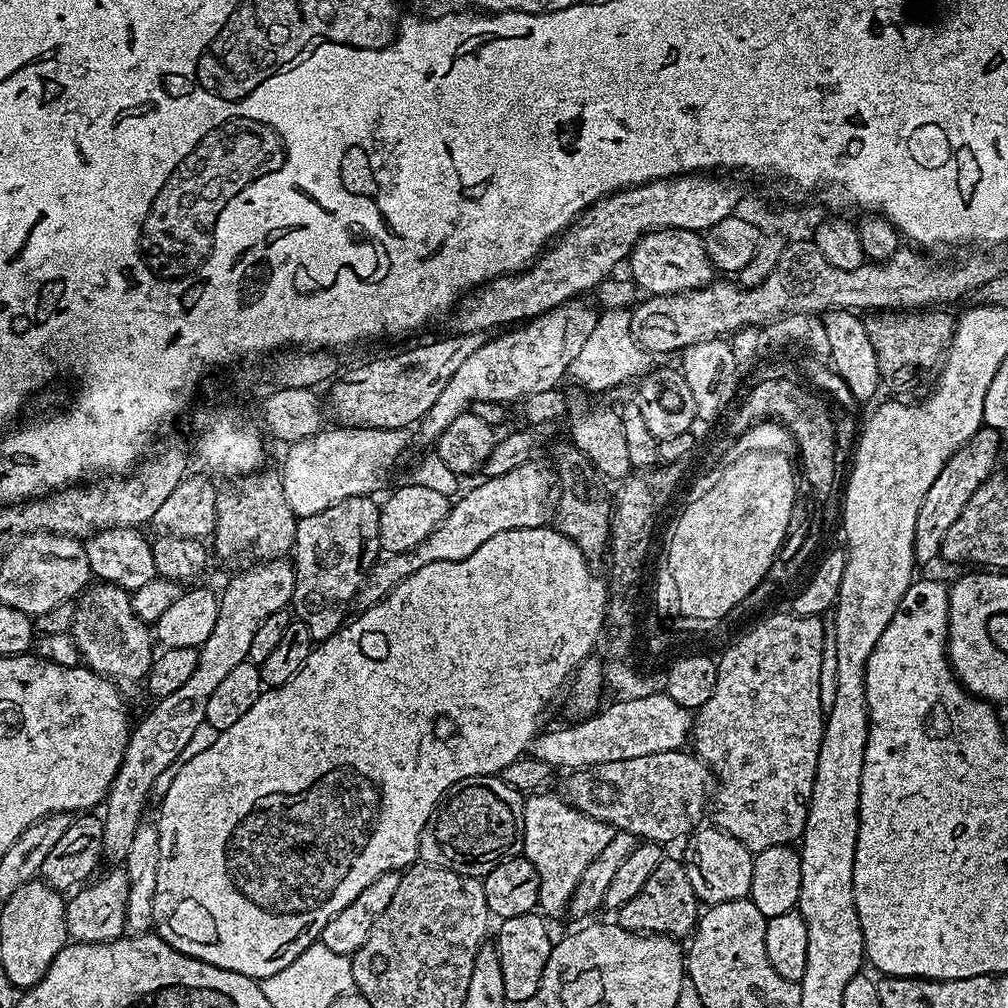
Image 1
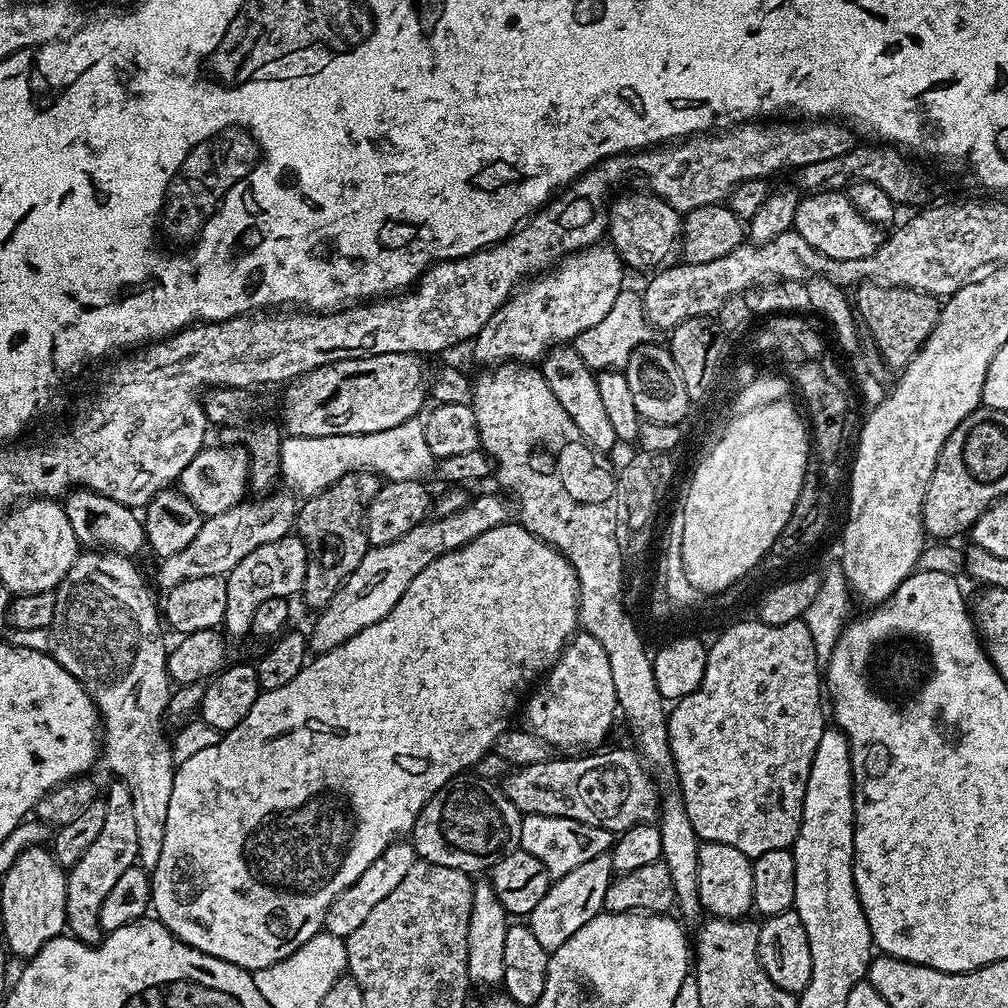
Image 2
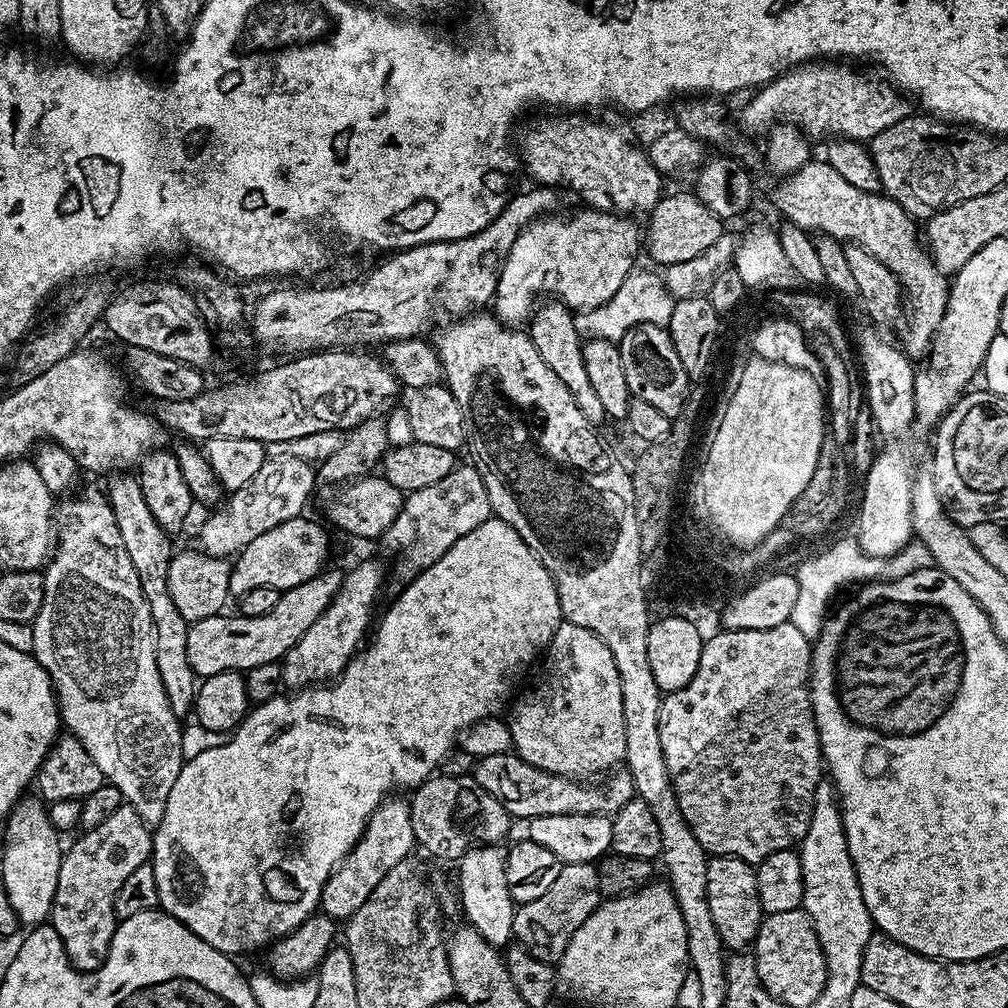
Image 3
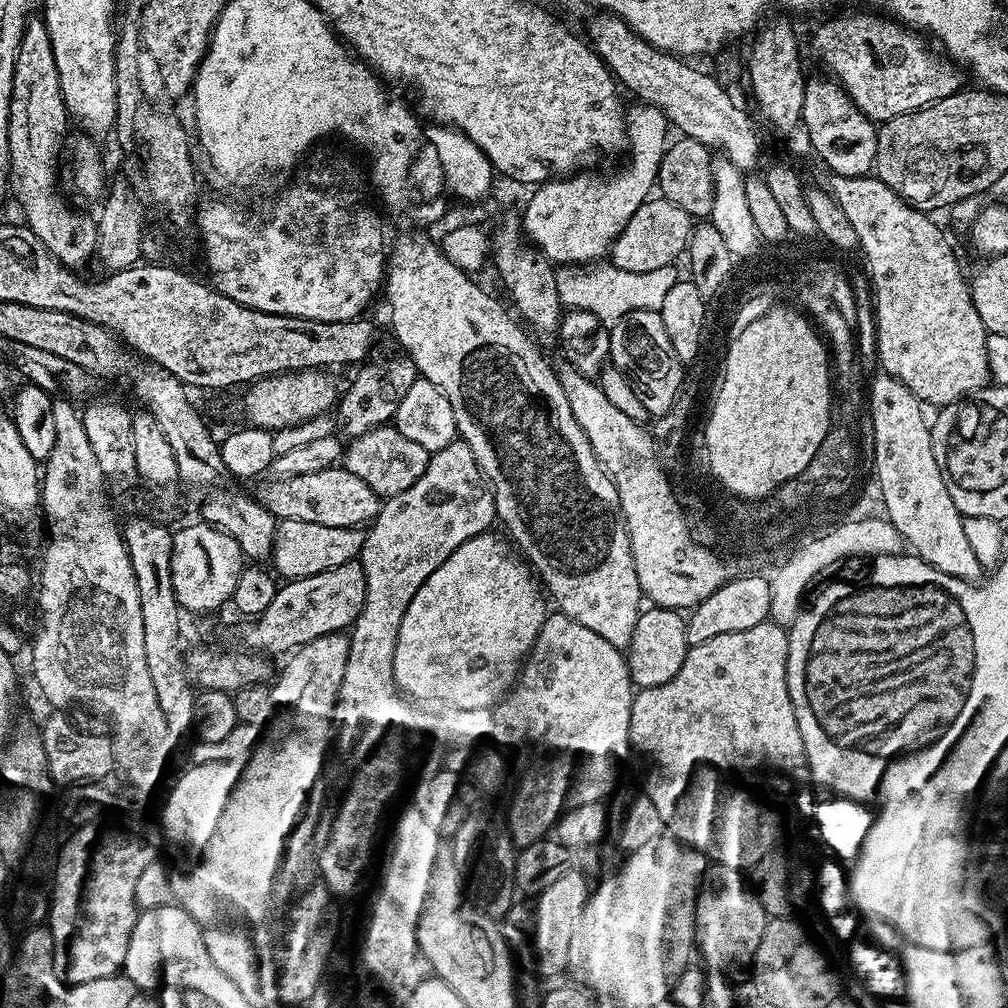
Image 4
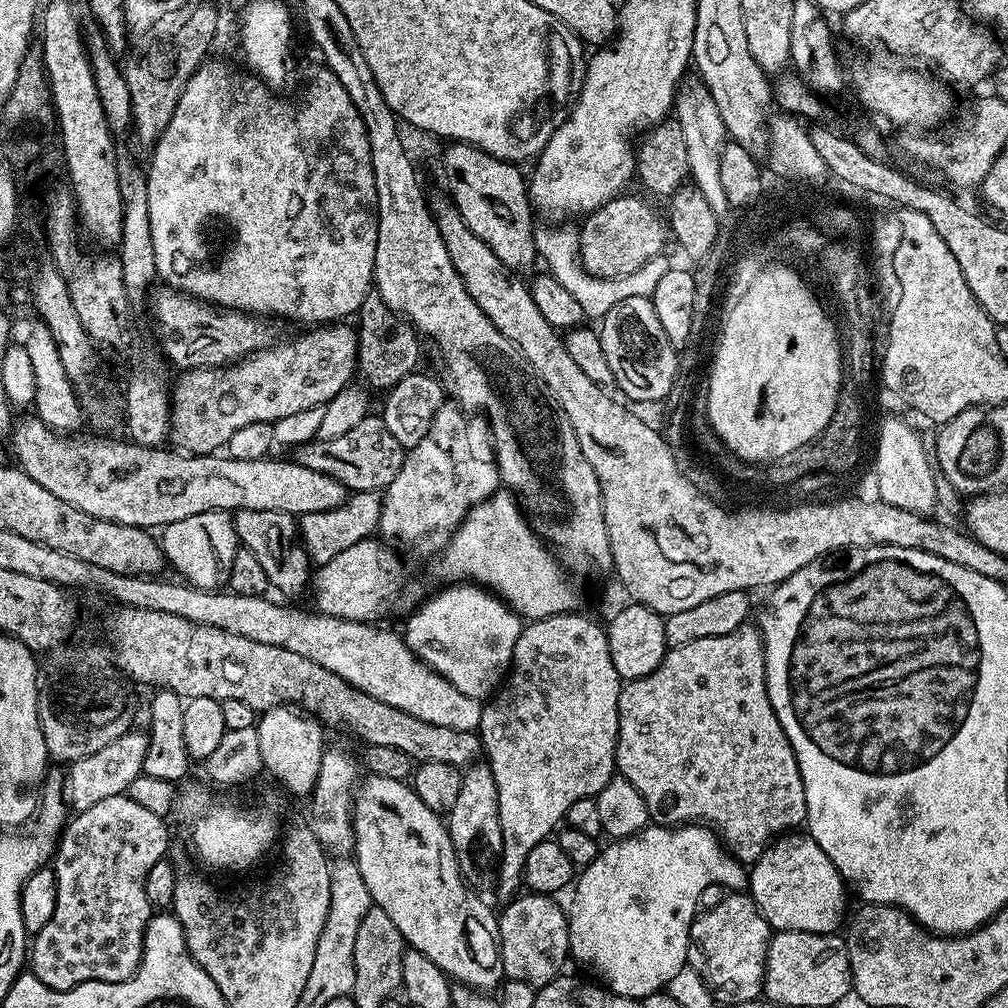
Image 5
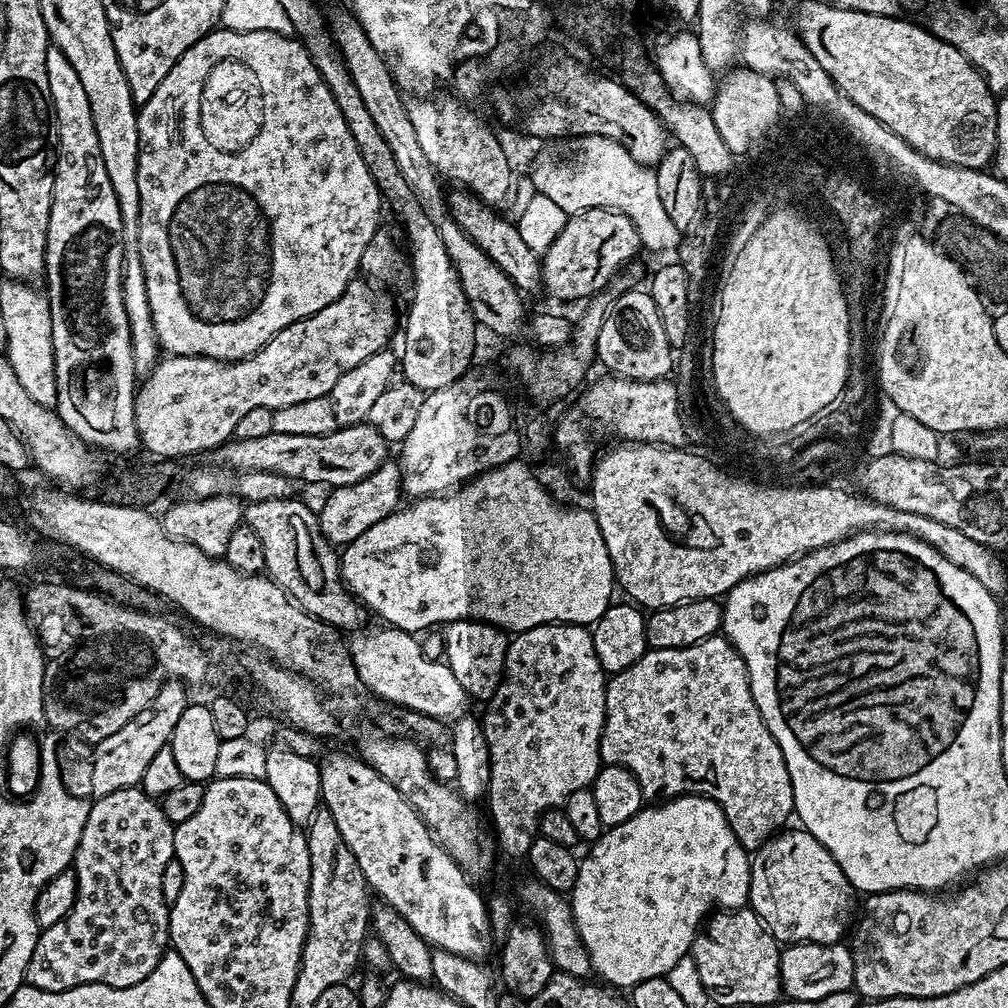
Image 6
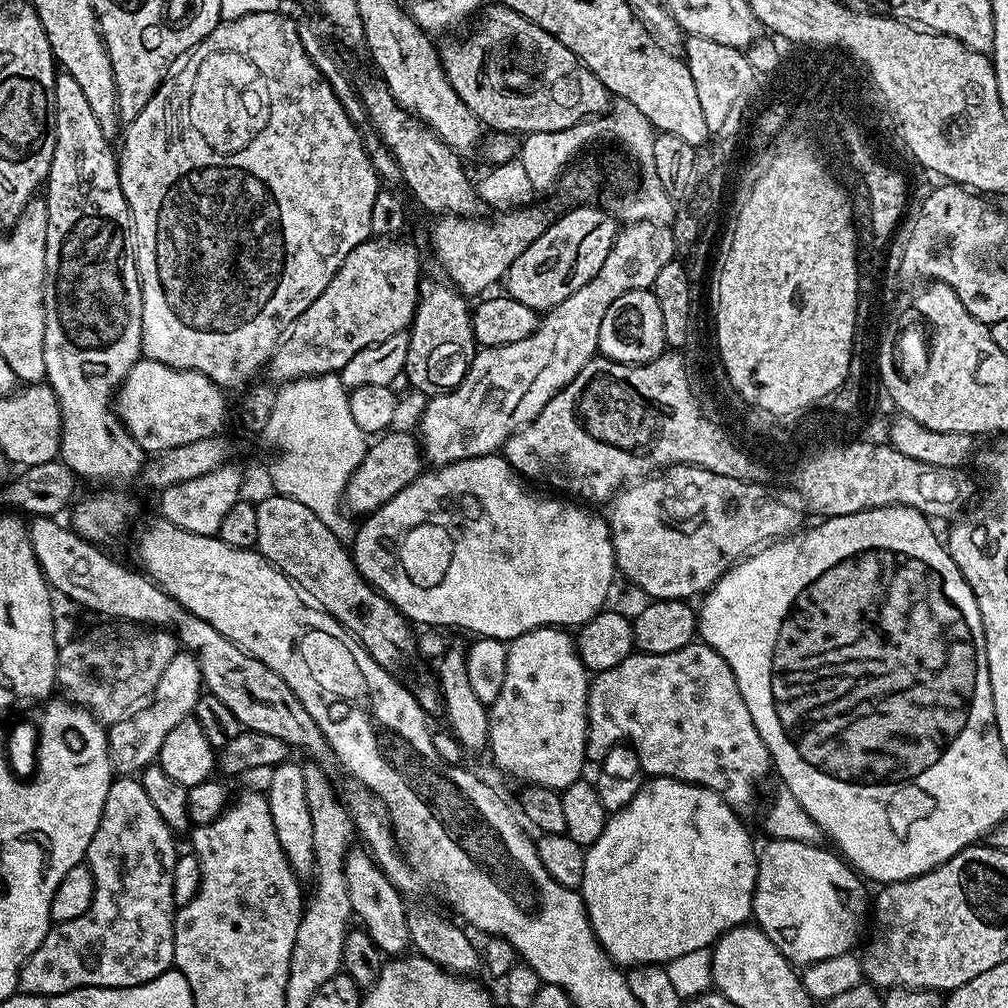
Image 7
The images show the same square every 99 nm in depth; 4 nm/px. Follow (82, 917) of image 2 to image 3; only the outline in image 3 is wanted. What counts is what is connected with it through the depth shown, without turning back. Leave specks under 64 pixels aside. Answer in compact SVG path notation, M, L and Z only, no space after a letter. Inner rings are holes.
M121 804L102 826L87 829L72 845L67 845L66 851L60 858L58 870L58 890L54 894L54 906L50 923L58 938L62 938L62 946L66 950L68 960L80 972L97 972L106 962L108 953L112 951L112 939L116 933L117 919L114 910L114 898L118 890L122 890L122 882L138 870L138 866L149 863L152 854L153 833L149 825L138 818L138 810L129 804Z

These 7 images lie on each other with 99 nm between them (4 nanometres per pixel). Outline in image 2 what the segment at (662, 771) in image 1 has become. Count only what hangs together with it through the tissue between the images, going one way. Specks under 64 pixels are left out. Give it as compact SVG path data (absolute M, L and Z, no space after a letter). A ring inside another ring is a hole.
M631 747L628 748L612 748L609 752L596 752L593 756L572 754L569 760L549 758L530 766L513 767L502 780L504 793L522 814L574 818L574 822L586 822L613 834L625 832L639 824L653 823L660 814L660 790L644 761Z

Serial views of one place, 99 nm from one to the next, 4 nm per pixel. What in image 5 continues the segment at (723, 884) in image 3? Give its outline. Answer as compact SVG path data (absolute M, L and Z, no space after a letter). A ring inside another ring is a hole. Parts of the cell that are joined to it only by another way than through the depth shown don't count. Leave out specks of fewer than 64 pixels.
M740 890L724 894L724 897L709 912L701 911L693 920L692 929L688 935L687 967L693 968L702 978L702 982L706 982L706 986L712 992L713 1001L717 1005L735 1006L738 1002L755 1000L761 995L764 987L764 967L766 966L769 939L768 923L762 918L751 895Z

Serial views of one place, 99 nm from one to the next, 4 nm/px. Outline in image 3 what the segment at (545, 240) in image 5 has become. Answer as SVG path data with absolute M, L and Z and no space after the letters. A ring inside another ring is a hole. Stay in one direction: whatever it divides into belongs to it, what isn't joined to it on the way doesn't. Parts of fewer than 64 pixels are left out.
M634 270L623 280L622 286L614 294L614 298L608 299L596 309L577 313L574 328L584 340L597 339L619 342L625 336L626 331L638 324L654 324L659 328L667 327L675 301L675 297L669 294L663 277L659 273Z

